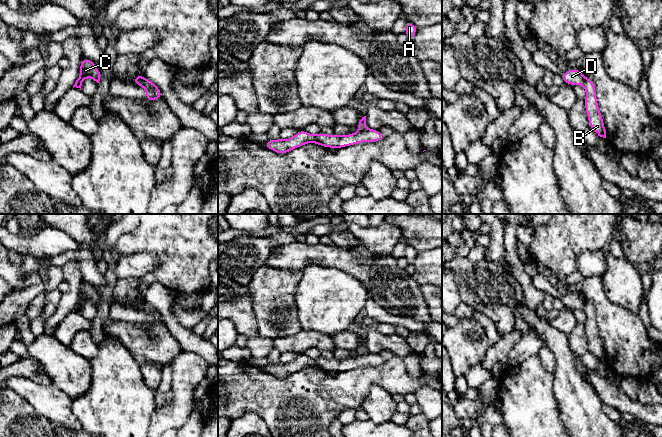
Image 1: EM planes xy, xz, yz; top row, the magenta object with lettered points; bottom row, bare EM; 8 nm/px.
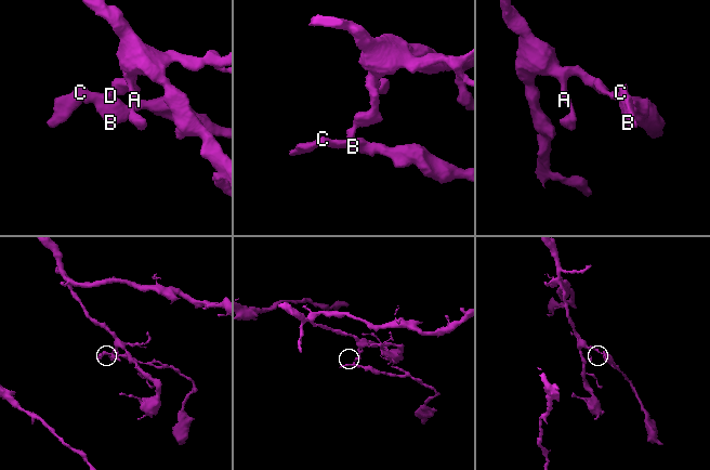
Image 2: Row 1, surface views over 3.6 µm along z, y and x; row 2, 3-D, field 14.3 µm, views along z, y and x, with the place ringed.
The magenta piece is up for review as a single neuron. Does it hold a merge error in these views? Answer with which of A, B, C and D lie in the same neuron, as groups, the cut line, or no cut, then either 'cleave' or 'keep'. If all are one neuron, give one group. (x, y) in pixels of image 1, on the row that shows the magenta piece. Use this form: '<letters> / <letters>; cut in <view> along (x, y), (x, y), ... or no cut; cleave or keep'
A D / B C; cut in xy along (144, 78), (135, 83); cleave

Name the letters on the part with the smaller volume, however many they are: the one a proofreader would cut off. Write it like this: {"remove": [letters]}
{"remove": ["B", "C"]}

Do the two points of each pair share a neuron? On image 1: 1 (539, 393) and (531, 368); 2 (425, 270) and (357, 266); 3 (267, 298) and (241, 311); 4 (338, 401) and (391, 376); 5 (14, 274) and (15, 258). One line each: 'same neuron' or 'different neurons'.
1: same neuron
2: different neurons
3: different neurons
4: same neuron
5: different neurons

